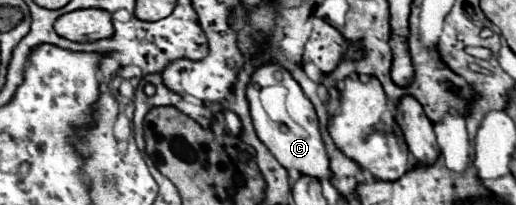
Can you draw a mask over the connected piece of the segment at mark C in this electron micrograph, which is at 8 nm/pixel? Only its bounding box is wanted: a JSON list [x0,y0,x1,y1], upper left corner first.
[246,63,330,179]

